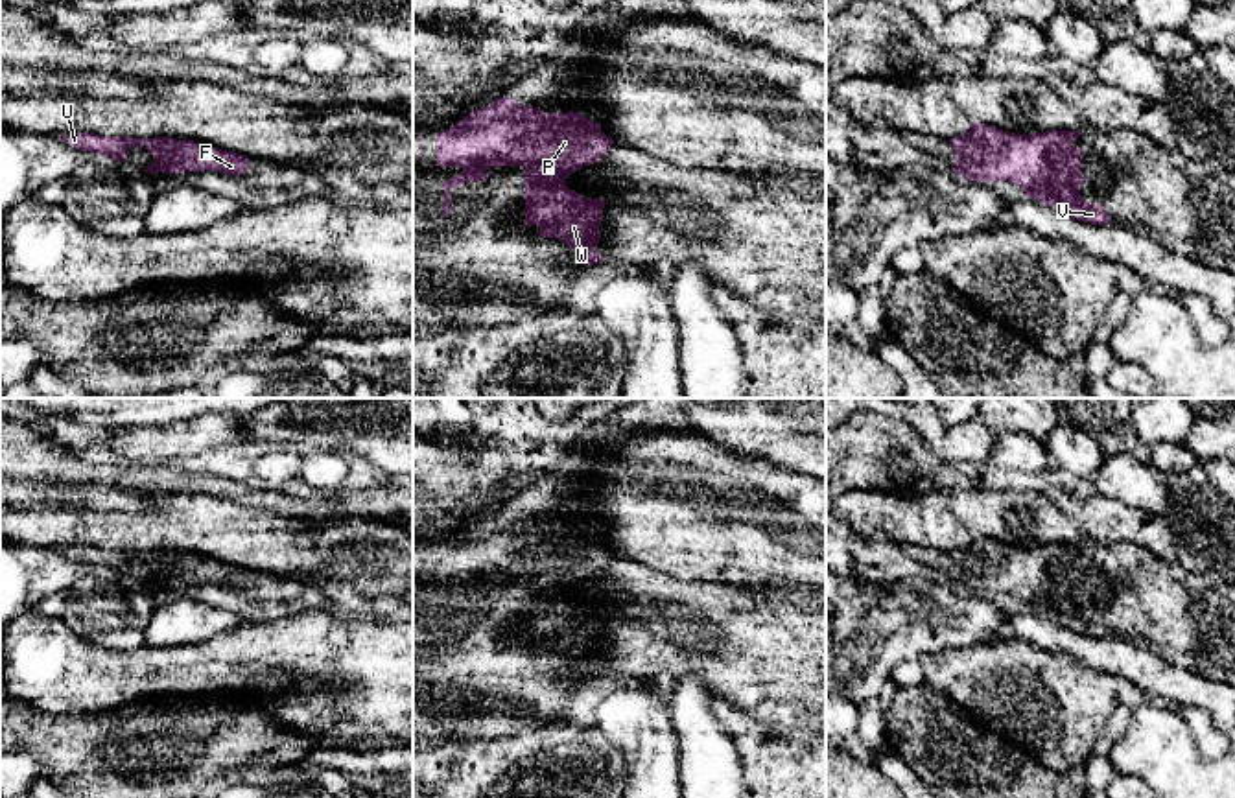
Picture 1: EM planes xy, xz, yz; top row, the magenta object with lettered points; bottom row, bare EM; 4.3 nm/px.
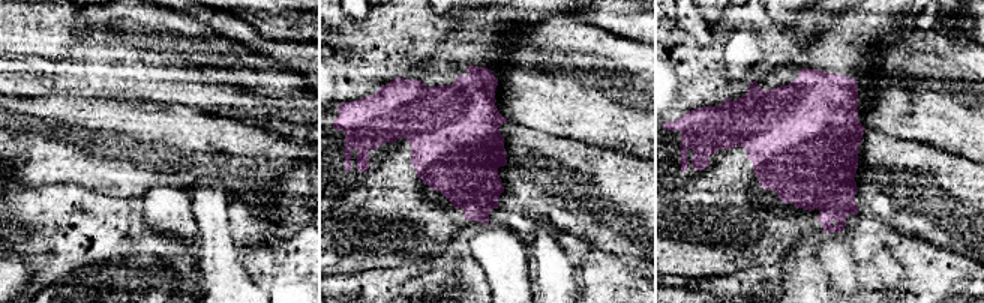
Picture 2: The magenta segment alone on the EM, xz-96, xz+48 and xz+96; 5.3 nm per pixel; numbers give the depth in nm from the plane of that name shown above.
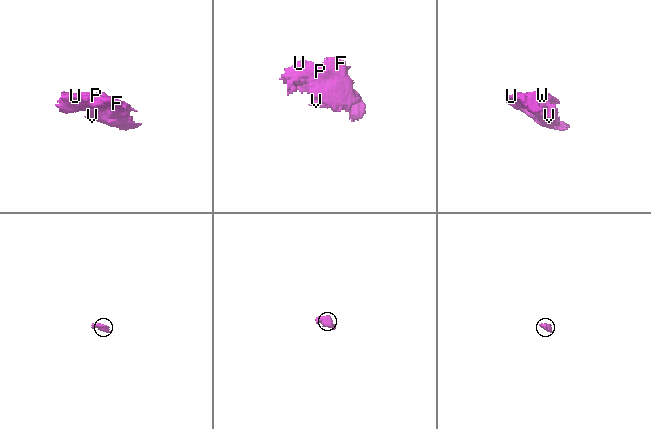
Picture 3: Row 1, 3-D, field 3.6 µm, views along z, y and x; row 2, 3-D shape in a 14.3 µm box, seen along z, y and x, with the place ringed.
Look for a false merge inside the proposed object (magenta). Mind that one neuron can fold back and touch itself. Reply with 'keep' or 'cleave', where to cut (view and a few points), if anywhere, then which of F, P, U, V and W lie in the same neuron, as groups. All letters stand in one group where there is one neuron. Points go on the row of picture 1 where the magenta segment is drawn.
keep; cut none; groups F P U V W

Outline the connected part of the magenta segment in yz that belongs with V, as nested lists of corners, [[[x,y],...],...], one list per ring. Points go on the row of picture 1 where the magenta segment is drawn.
[[[971,123],[964,136],[949,140],[957,155],[953,171],[973,182],[1014,182],[1027,197],[1034,197],[1065,216],[1084,223],[1108,225],[1110,214],[1080,195],[1080,184],[1086,177],[1080,173],[1080,149],[1073,144],[1078,136],[1080,131],[1016,135],[995,125]]]

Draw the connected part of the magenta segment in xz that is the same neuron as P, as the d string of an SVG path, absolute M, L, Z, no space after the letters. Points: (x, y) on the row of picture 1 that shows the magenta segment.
M503 96L437 135L437 164L463 170L455 179L444 182L444 216L452 216L453 188L463 182L487 181L490 166L523 166L525 223L538 225L542 238L560 238L582 265L601 264L603 254L595 249L601 240L599 227L606 197L584 199L566 186L566 179L582 166L599 162L612 144L614 140L601 131L599 122L586 120L577 111L542 112Z

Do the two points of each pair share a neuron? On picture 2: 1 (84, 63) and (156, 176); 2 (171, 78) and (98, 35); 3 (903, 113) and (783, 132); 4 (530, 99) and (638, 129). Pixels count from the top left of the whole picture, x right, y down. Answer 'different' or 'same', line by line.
1: different
2: same
3: different
4: same

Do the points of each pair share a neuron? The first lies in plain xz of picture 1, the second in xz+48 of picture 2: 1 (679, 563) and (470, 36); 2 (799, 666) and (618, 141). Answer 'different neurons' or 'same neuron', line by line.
1: different neurons
2: different neurons

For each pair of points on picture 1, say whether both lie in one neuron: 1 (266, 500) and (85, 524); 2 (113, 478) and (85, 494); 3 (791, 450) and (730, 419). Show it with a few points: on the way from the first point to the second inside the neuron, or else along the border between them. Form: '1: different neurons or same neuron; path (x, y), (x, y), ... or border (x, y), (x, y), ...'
1: different neurons; border (198, 492), (235, 500), (266, 513)
2: different neurons; border (58, 483), (102, 483), (144, 494)
3: same neuron; path (776, 435), (760, 419), (745, 419)

